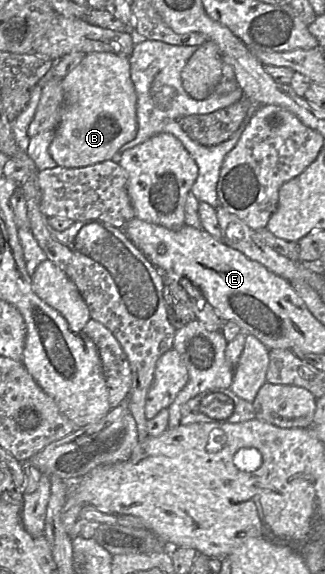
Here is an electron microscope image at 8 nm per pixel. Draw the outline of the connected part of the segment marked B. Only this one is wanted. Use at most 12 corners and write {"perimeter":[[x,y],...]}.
{"perimeter":[[87,54],[62,79],[57,166],[111,160],[137,134],[129,57]]}

